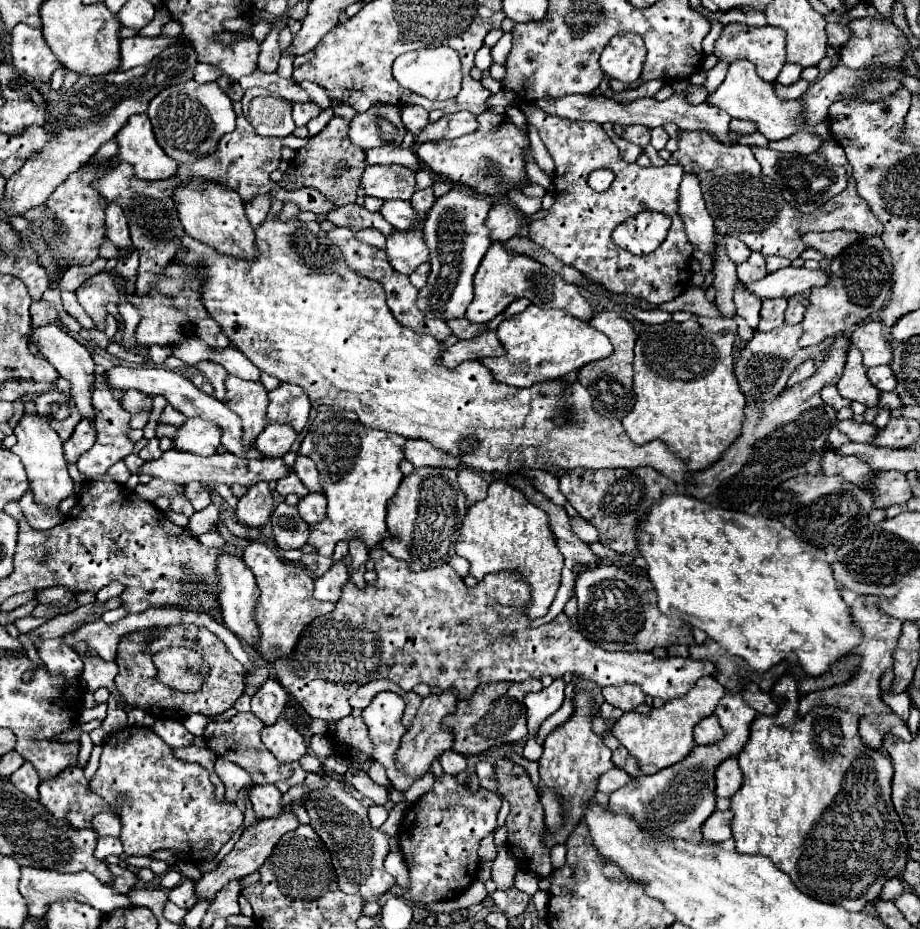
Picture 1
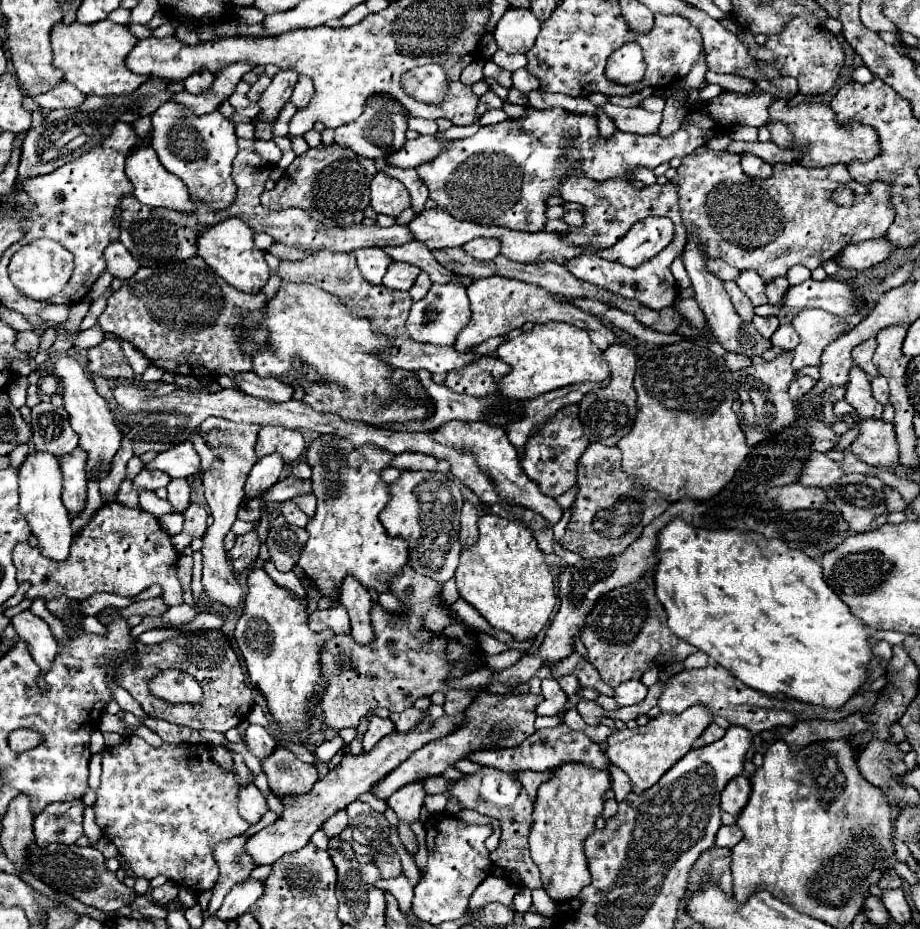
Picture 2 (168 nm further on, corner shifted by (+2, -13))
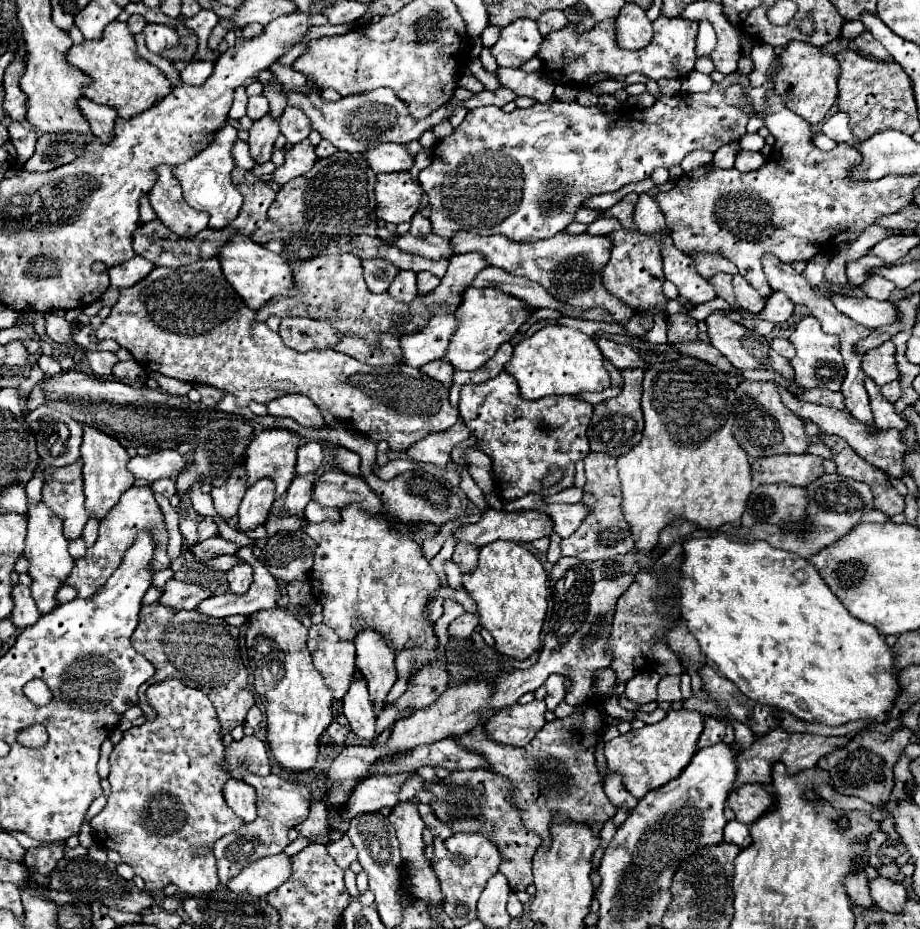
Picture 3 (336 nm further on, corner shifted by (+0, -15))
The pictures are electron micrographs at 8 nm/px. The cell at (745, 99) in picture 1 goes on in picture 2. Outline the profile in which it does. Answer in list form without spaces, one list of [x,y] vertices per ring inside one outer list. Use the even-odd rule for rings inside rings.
[[[776,99],[768,111],[770,111],[770,121],[784,121],[792,129],[794,151],[798,151],[802,145],[810,145],[808,155],[800,159],[800,165],[804,167],[824,167],[824,165],[836,165],[836,163],[848,165],[850,161],[872,161],[872,157],[880,155],[880,143],[872,127],[860,125],[860,123],[840,125],[836,123],[836,115],[828,105],[810,103],[810,101],[788,105]]]

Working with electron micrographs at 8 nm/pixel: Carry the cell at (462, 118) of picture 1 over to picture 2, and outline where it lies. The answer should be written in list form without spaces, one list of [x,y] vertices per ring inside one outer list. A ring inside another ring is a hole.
[[[420,135],[414,141],[406,141],[400,151],[392,153],[386,157],[388,165],[408,169],[408,167],[418,167],[424,161],[432,161],[442,149],[442,141],[436,139],[434,135]]]

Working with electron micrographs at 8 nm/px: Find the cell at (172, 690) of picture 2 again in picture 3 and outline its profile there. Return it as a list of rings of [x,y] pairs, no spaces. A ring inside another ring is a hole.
[[[176,677],[150,685],[146,697],[158,715],[154,721],[128,729],[122,741],[114,745],[108,775],[112,793],[106,807],[92,817],[90,825],[102,843],[108,849],[118,851],[134,873],[144,879],[146,891],[160,891],[168,883],[174,883],[188,897],[212,893],[218,887],[212,847],[220,837],[238,831],[238,827],[244,825],[244,821],[230,811],[222,793],[224,783],[230,779],[230,769],[226,769],[216,711],[202,689],[188,687]]]

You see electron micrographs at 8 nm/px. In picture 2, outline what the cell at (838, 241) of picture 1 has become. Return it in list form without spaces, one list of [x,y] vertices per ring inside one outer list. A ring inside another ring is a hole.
[[[876,239],[876,241],[862,241],[846,245],[838,257],[838,263],[846,269],[868,269],[892,255],[892,245],[888,245],[888,239]]]

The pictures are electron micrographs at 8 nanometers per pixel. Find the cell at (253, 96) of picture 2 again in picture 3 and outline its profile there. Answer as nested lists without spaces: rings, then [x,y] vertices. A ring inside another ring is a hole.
[[[256,95],[256,97],[250,97],[248,99],[248,117],[254,121],[254,119],[260,119],[262,115],[266,115],[268,111],[268,99],[264,95]]]

